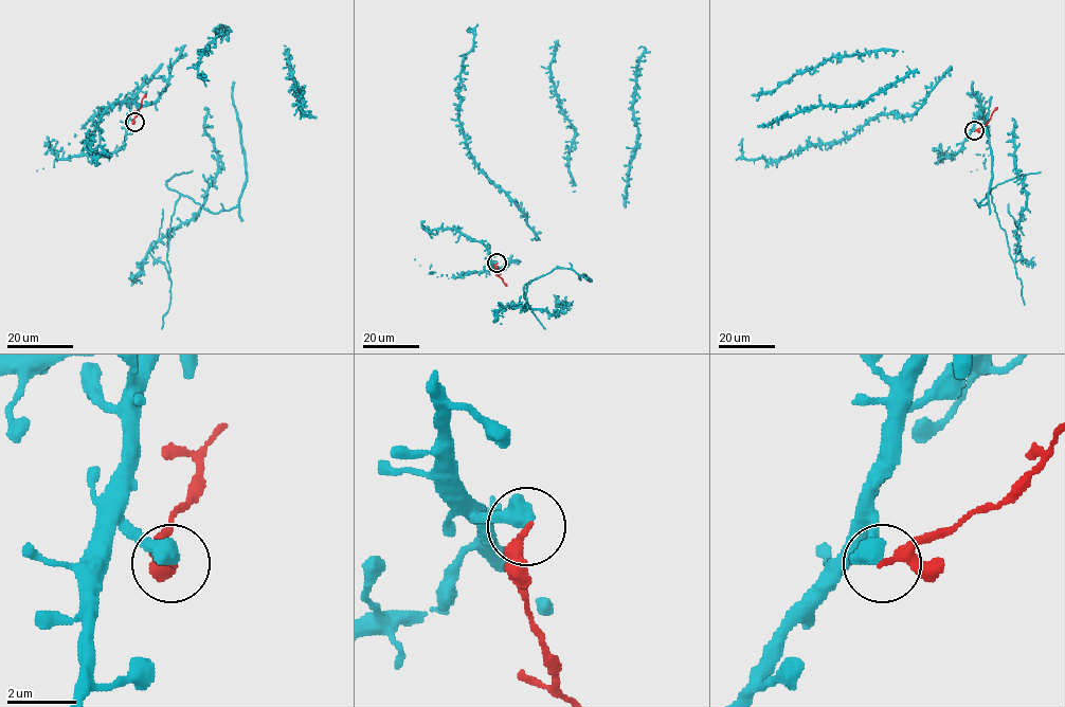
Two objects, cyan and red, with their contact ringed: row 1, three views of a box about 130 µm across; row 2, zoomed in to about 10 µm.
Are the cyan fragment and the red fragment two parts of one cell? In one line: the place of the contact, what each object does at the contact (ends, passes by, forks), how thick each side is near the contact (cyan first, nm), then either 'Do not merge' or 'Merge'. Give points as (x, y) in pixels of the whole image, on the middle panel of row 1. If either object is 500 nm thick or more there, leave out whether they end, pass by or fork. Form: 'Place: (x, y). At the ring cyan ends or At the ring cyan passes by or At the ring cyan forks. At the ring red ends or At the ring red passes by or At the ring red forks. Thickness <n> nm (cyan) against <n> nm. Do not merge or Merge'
Place: (497, 263). Thickness 600 nm (cyan) against 190 nm. Do not merge

